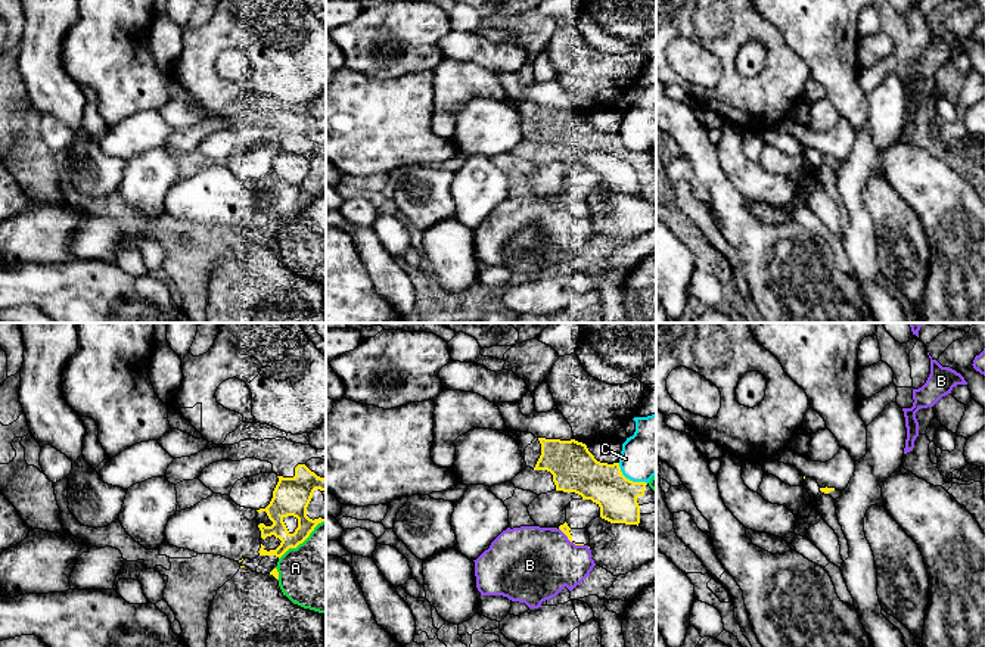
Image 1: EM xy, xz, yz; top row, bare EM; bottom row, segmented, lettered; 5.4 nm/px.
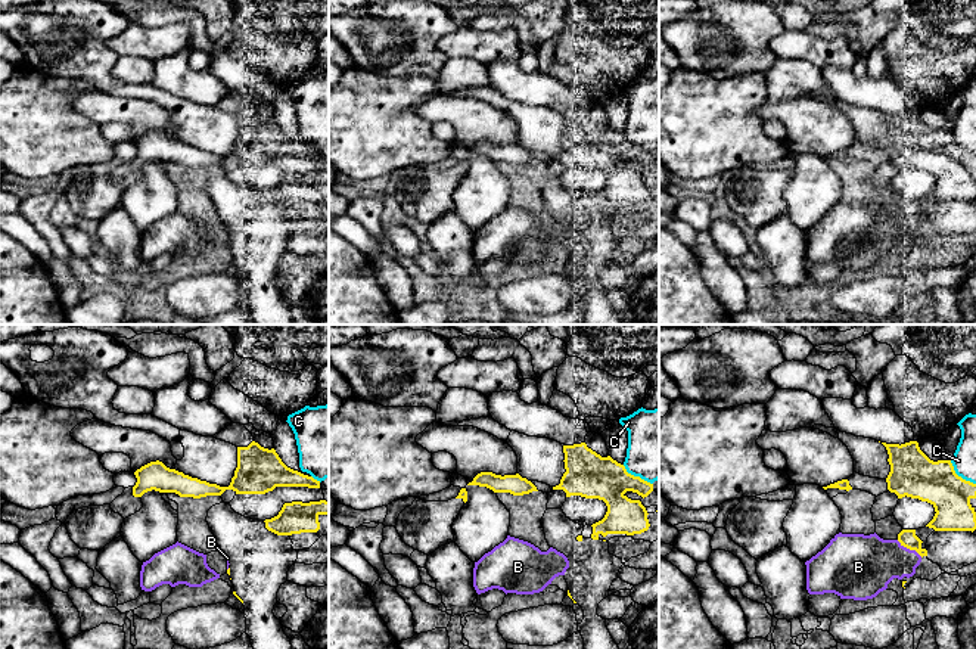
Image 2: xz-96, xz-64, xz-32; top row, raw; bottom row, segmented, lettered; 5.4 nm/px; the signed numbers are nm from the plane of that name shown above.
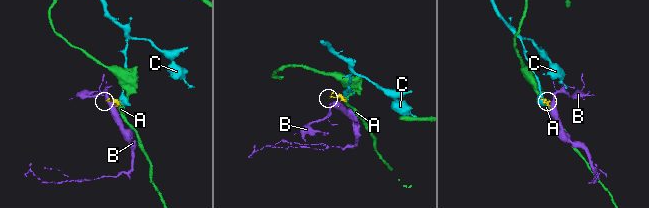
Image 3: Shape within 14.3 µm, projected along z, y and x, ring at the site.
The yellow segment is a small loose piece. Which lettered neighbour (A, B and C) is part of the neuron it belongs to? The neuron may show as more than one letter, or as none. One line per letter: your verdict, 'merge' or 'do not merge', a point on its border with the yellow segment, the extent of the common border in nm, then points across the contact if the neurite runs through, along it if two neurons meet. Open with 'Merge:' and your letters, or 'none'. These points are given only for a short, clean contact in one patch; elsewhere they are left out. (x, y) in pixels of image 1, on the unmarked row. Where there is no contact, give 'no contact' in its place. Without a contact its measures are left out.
Merge: none
A: do not merge | xy (303, 211) | 340 nm
B: do not merge | xz (571, 211) | 170 nm
C: do not merge | xz (628, 149) | 200 nm | along xz (618, 133), (627, 148), (646, 154)

